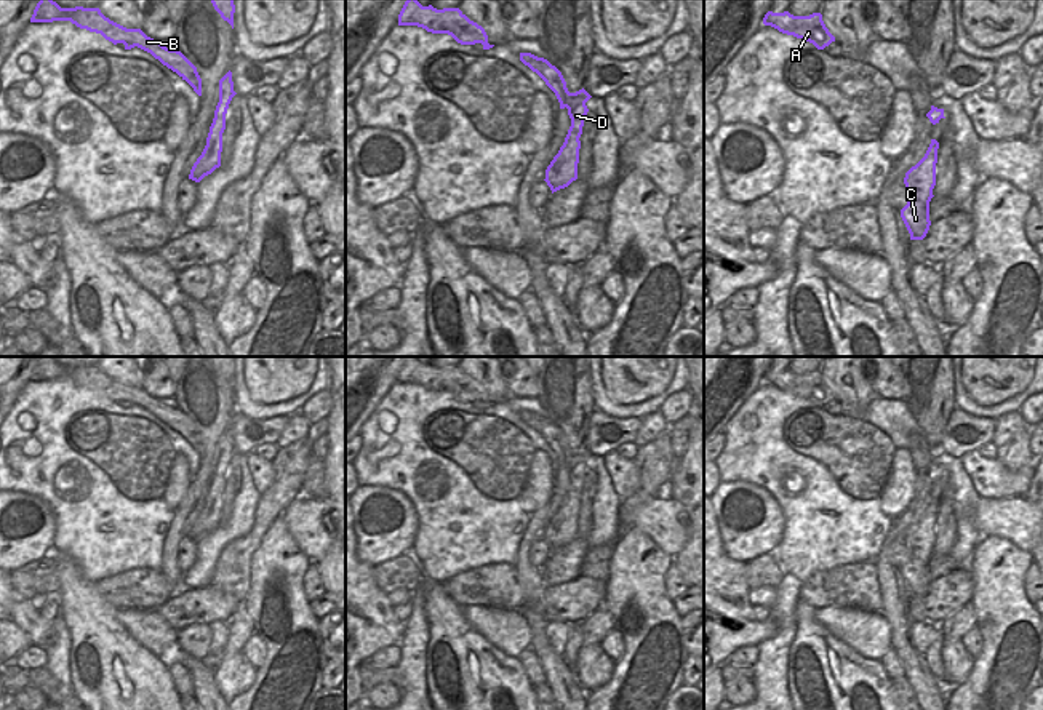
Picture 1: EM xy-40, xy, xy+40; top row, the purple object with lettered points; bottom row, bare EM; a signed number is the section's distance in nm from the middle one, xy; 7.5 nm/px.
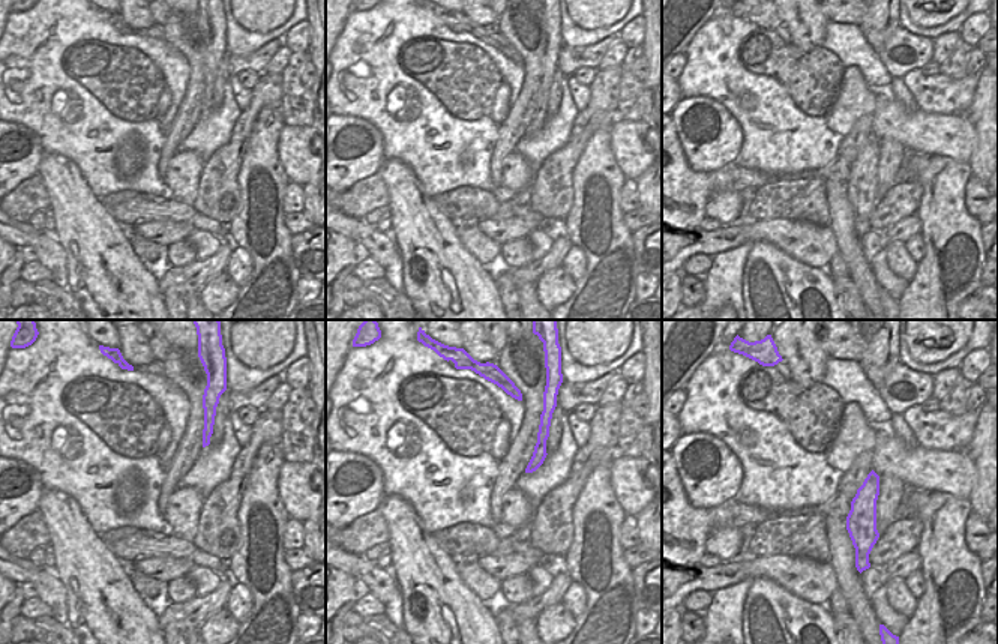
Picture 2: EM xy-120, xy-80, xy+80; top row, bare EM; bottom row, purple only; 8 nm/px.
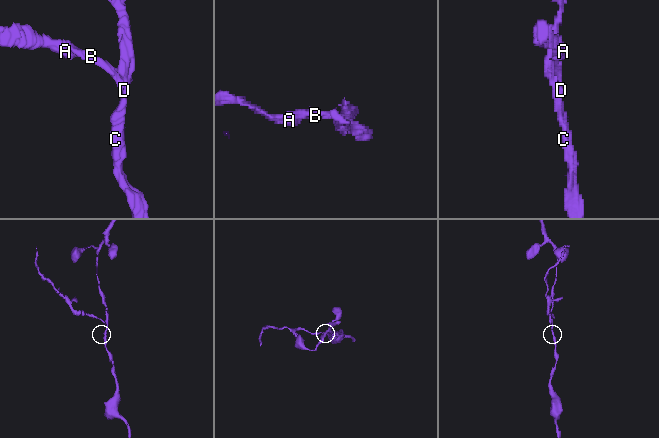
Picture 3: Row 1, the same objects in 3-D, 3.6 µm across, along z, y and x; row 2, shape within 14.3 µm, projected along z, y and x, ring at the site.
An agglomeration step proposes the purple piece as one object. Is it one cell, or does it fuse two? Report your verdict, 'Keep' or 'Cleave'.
Cleave

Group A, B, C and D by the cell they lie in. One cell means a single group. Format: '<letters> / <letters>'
A B / C D

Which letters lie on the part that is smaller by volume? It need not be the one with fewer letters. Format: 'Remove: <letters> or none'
Remove: A, B

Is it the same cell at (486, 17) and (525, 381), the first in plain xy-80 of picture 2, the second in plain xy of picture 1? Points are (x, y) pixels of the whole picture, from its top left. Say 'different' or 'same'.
same

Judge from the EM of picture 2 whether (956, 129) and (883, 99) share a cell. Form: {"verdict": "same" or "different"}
{"verdict": "same"}

